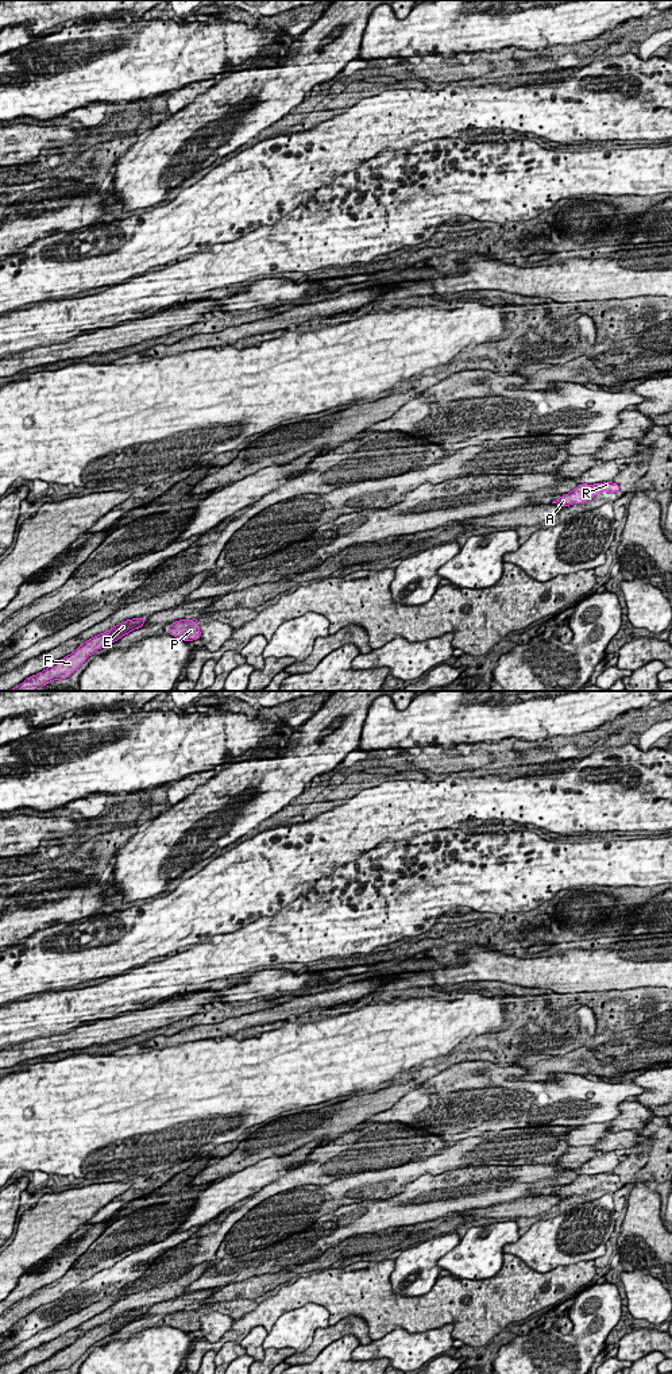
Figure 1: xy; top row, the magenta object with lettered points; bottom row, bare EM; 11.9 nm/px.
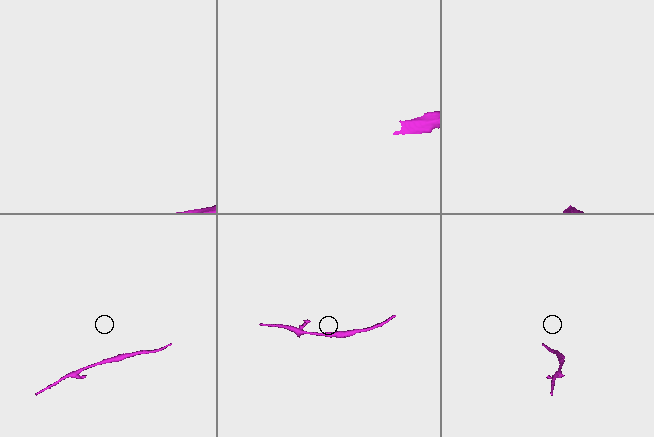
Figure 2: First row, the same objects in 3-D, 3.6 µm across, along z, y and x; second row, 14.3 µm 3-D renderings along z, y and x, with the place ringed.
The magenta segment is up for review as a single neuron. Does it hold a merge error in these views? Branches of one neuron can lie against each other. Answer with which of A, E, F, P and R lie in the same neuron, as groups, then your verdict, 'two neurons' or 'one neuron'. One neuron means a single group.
A E F P R | one neuron

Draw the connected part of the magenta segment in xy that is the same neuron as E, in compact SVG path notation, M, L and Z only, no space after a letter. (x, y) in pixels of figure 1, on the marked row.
M146 618L127 620L111 628L109 630L89 638L82 645L80 645L74 652L72 652L69 656L58 660L57 663L43 669L42 672L27 678L23 683L12 688L11 691L39 691L42 686L46 686L53 680L62 680L69 678L96 651L117 641L119 638L128 634L130 632L142 628L144 622Z

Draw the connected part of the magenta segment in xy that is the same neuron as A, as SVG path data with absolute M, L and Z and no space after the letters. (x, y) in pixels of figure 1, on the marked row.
M613 482L594 485L583 483L573 489L571 493L564 494L559 499L553 501L552 503L557 503L561 506L569 506L571 503L584 503L602 491L617 493L619 491L619 485Z

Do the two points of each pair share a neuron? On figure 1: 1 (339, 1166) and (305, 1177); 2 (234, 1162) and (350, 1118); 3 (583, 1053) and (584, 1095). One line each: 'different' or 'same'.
1: same
2: same
3: different

